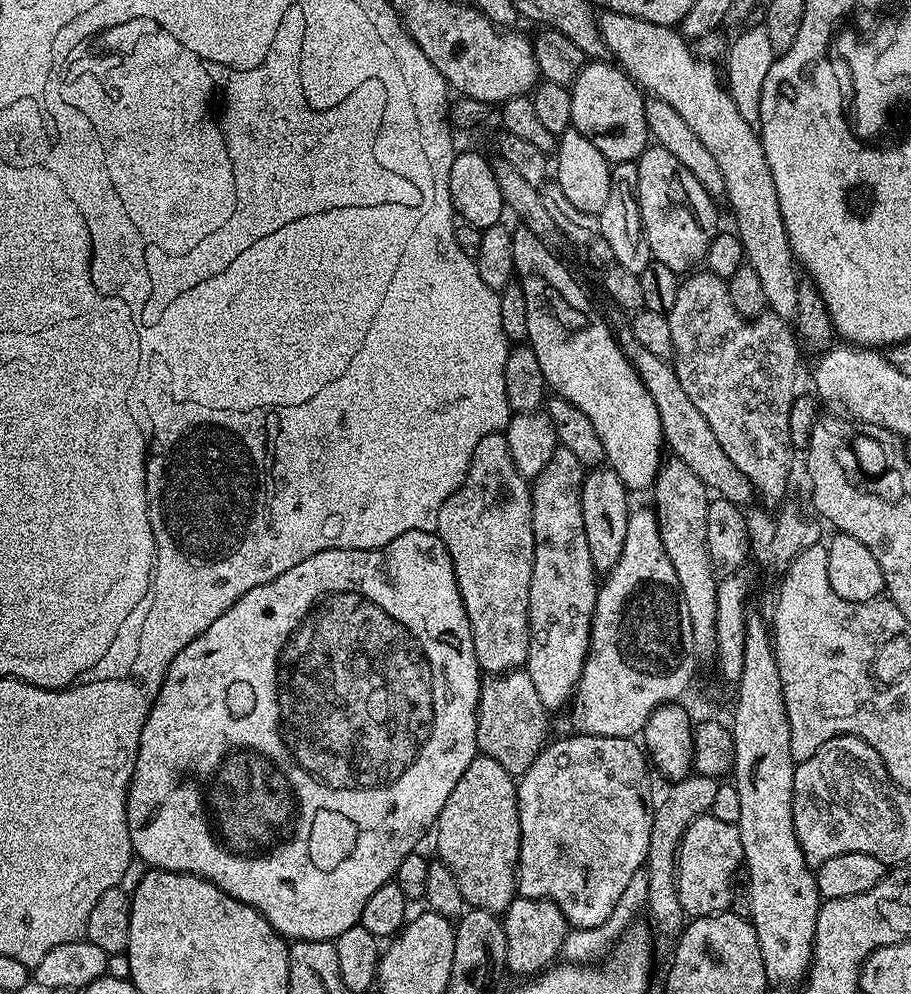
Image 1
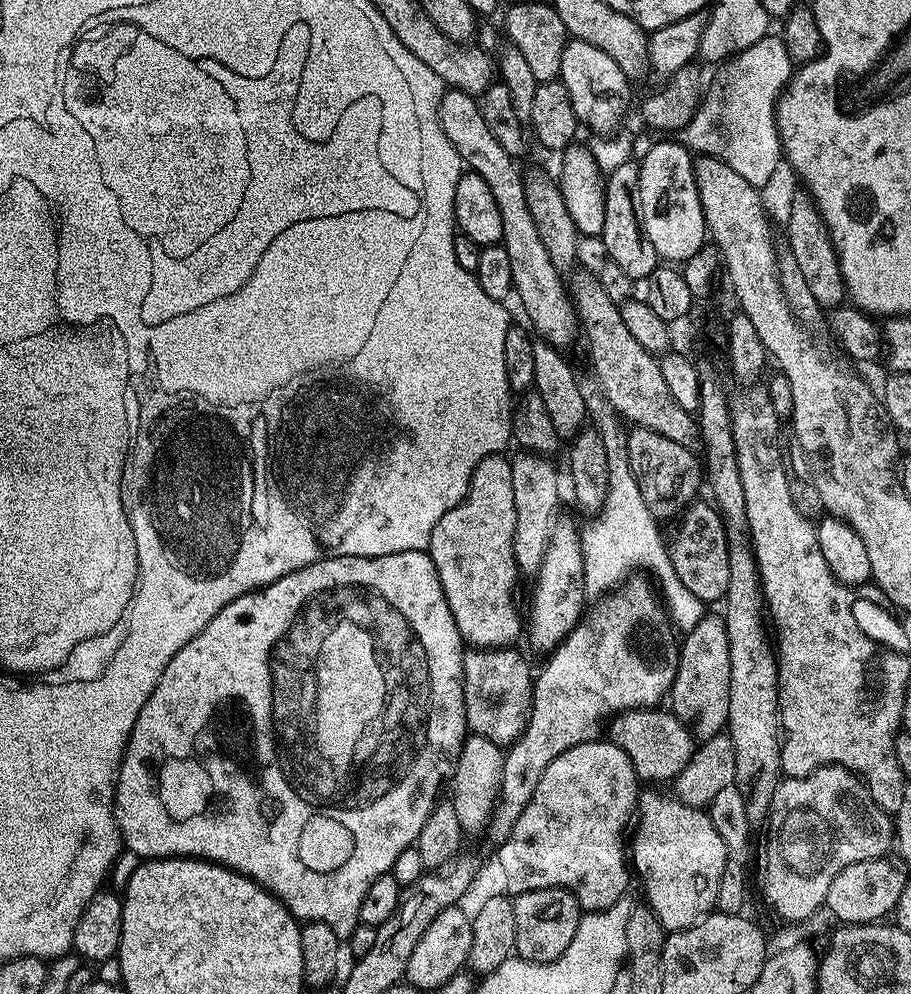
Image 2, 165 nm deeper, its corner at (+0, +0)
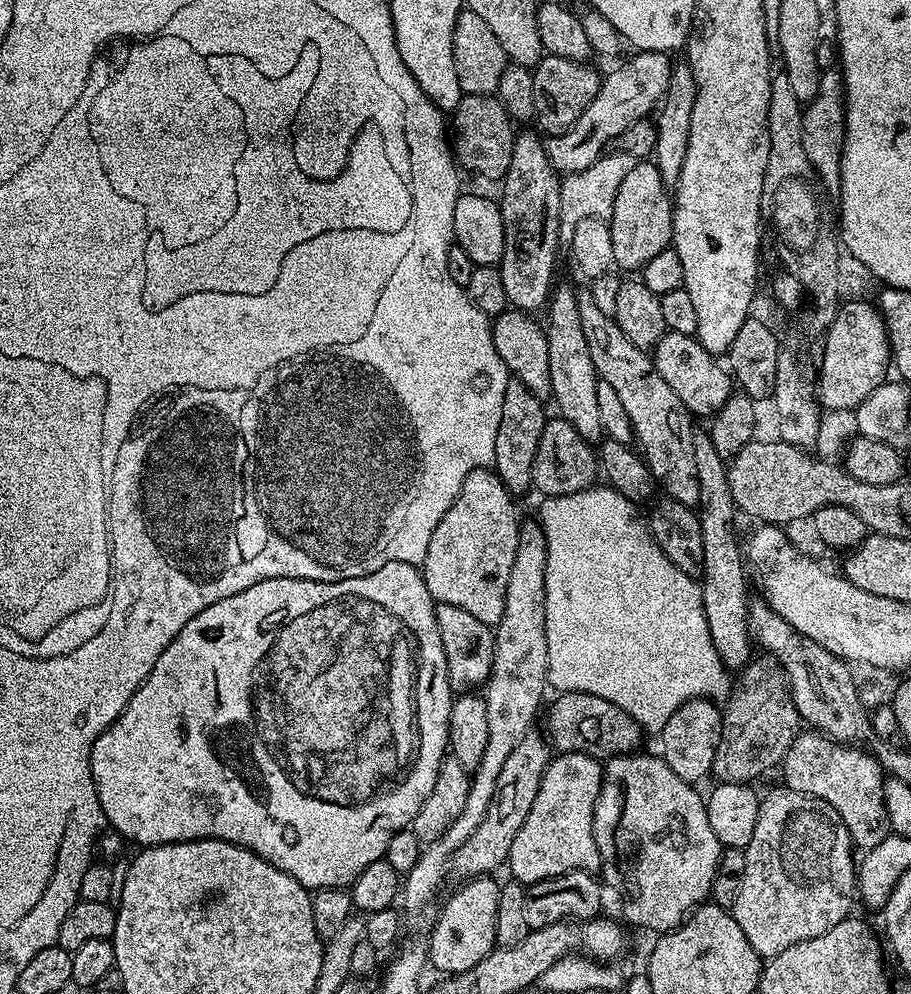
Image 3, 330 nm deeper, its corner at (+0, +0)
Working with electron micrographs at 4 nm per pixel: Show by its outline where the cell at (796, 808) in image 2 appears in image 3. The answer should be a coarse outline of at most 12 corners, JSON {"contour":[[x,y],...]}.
{"contour":[[760,801],[730,909],[762,958],[849,919],[838,810]]}

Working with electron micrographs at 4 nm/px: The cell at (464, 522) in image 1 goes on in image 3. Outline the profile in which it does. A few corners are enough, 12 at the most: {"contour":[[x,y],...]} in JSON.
{"contour":[[466,474],[422,565],[437,604],[500,623],[522,527]]}

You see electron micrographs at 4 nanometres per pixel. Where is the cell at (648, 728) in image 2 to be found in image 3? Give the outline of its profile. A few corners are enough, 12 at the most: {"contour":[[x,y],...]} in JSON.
{"contour":[[561,692],[548,708],[557,753],[627,756],[642,729],[598,694]]}

